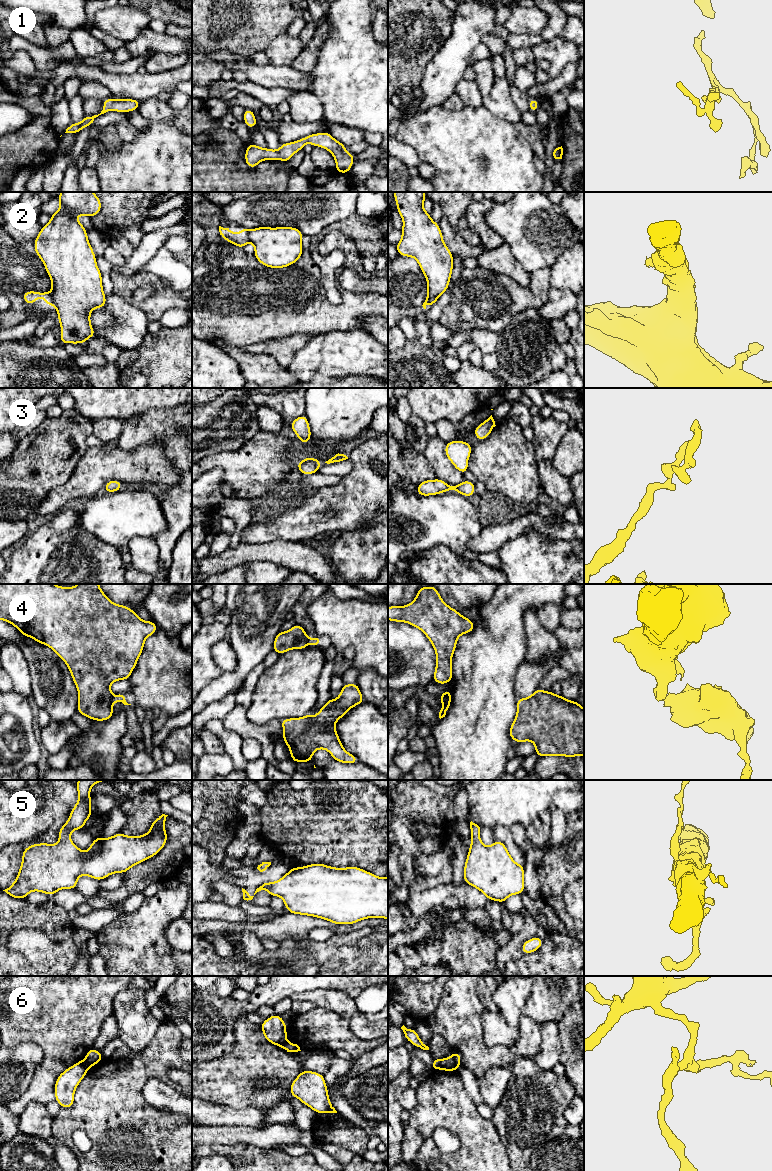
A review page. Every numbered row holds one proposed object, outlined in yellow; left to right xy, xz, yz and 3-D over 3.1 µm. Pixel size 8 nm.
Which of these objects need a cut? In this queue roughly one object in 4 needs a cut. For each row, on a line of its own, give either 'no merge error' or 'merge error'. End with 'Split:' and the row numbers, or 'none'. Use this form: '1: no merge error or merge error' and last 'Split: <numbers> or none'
1: no merge error
2: merge error
3: no merge error
4: merge error
5: no merge error
6: merge error
Split: 2, 4, 6

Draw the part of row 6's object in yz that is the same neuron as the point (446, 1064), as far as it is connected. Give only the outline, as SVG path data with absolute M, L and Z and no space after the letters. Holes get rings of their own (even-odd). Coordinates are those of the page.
M451 1057L436 1059L433 1058L433 1065L430 1067L431 1070L441 1069L442 1071L457 1071L457 1067L454 1065Z

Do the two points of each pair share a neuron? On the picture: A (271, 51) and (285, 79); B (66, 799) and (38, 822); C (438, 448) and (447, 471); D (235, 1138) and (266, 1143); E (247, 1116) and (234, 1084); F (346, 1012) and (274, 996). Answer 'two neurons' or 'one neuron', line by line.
A: two neurons
B: one neuron
C: one neuron
D: one neuron
E: two neurons
F: two neurons

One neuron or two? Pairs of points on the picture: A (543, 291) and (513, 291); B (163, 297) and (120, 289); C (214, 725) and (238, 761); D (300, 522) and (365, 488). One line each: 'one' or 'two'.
A: two
B: one
C: one
D: one

